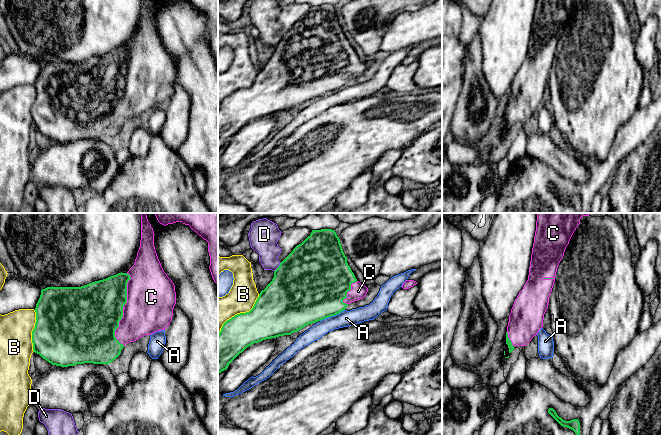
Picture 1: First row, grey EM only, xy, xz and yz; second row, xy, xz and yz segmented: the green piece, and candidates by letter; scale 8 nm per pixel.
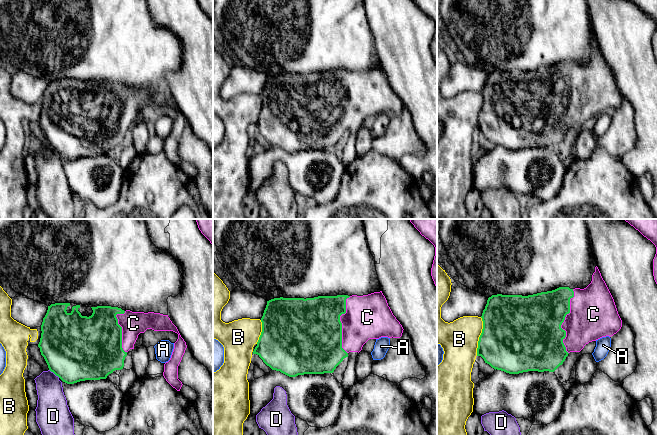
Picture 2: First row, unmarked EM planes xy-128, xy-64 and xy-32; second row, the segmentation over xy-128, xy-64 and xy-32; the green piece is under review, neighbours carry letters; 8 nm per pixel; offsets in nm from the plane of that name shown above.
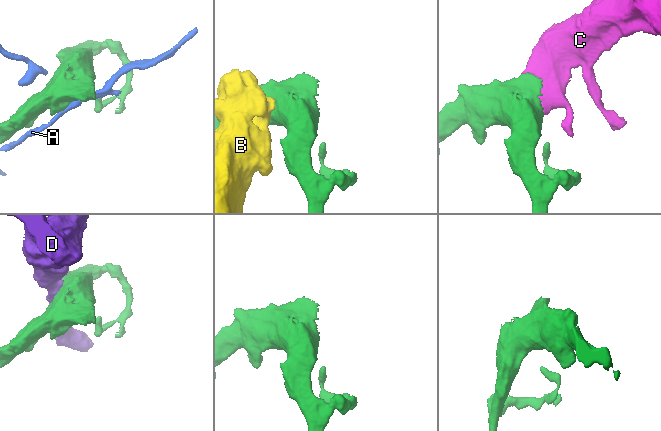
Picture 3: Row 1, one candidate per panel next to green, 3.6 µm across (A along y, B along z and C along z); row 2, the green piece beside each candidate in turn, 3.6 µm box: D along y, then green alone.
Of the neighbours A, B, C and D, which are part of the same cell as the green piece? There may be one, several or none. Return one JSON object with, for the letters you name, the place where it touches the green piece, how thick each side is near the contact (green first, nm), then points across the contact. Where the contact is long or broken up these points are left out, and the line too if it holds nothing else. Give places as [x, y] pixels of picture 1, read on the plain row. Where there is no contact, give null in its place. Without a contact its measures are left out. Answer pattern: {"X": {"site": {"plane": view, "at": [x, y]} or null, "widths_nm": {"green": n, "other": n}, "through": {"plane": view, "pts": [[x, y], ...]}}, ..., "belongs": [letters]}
{"C": {"site": {"plane": "xy", "at": [122, 85]}, "widths_nm": {"green": 460, "other": 380}}, "belongs": ["C"]}

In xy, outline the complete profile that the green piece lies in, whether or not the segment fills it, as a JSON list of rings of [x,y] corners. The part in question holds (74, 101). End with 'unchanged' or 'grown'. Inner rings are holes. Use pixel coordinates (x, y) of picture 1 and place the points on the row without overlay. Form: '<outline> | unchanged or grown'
[[[141,0],[140,23],[134,41],[127,49],[118,49],[106,55],[81,63],[47,63],[41,66],[36,80],[36,99],[32,107],[33,127],[52,141],[68,143],[77,140],[109,140],[123,123],[145,111],[165,106],[173,92],[176,80],[175,61],[164,48],[154,22],[151,0]]] | grown

